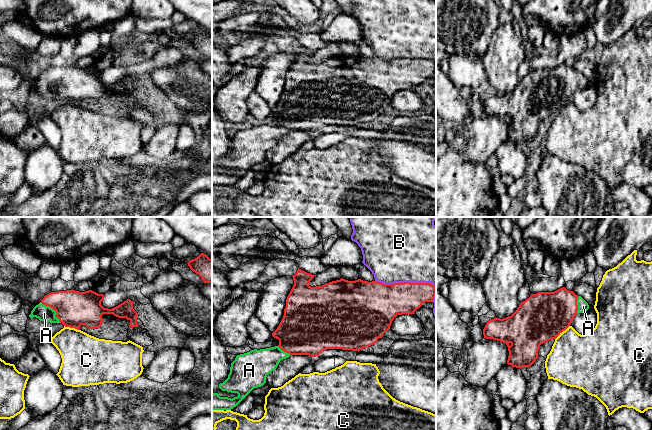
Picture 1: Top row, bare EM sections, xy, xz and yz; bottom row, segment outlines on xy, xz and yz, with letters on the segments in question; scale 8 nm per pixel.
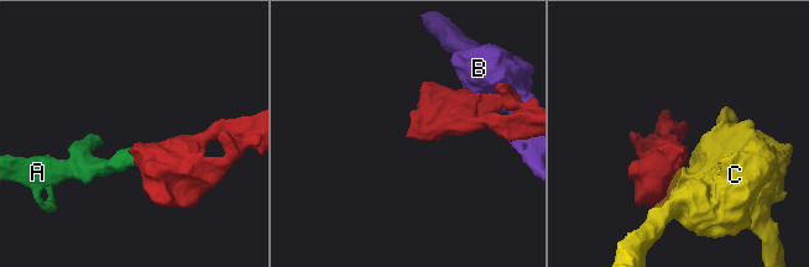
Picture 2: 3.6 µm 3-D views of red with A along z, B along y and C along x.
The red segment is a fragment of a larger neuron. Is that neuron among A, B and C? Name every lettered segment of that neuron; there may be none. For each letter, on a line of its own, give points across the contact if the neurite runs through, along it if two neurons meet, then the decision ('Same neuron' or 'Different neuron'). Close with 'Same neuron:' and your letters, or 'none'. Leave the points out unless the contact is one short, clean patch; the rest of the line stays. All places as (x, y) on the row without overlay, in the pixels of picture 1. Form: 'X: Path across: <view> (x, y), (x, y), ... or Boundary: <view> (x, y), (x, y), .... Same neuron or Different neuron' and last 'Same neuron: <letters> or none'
A: Path across: xy (73, 84), (53, 85), (44, 89). Same neuron
B: Different neuron
C: Different neuron
Same neuron: A

